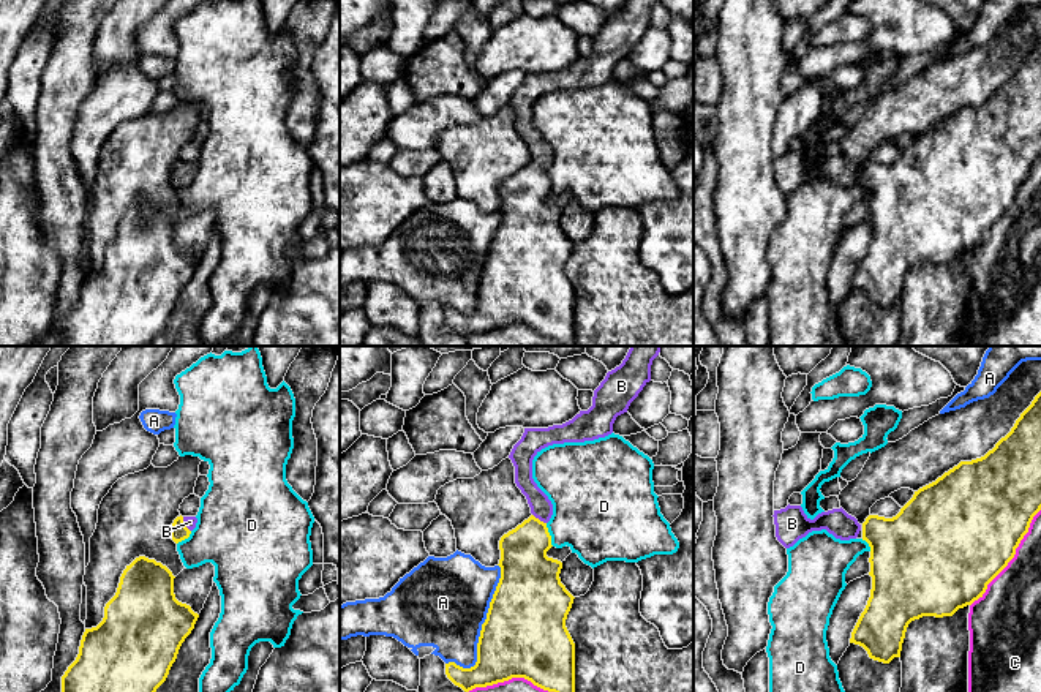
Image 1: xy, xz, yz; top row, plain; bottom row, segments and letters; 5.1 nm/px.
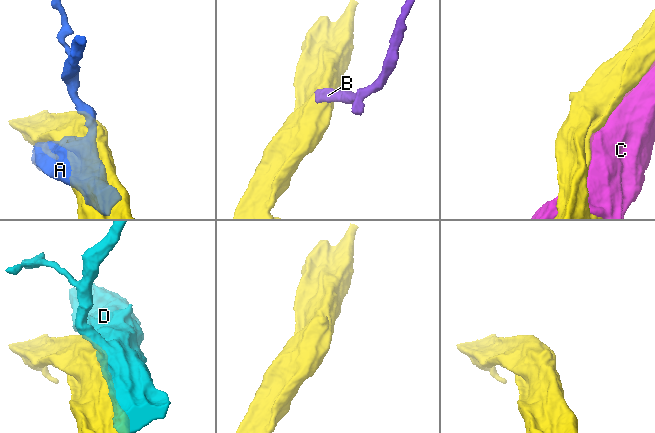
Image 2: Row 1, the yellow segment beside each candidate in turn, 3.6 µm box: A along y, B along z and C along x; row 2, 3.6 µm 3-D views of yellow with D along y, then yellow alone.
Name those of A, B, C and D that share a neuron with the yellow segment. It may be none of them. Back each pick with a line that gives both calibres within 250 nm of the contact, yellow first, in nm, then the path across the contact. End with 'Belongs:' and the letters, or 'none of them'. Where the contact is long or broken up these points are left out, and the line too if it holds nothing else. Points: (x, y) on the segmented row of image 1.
B: 90/60 nm | across xy (179, 531), (184, 525), (190, 522)
Belongs: B

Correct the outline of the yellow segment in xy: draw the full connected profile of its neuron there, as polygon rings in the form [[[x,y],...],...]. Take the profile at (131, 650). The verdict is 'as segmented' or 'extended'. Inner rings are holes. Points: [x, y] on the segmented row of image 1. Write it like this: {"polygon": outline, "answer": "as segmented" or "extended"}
{"polygon": [[[145,556],[126,566],[103,621],[85,629],[62,692],[156,692],[199,618],[175,599],[174,578]]], "answer": "as segmented"}

